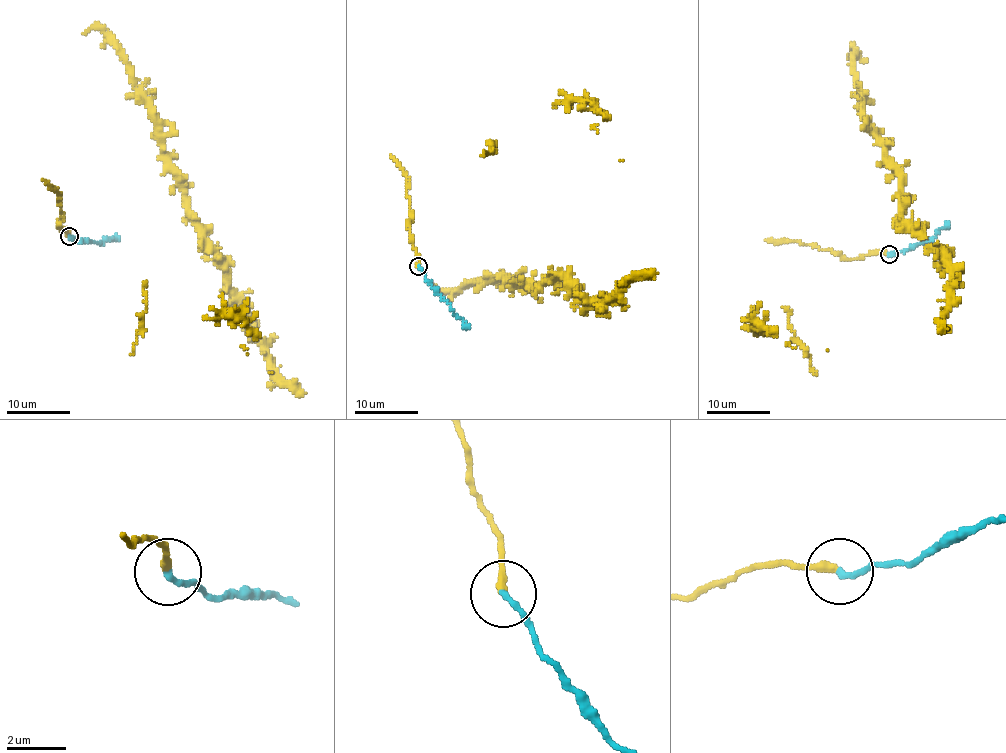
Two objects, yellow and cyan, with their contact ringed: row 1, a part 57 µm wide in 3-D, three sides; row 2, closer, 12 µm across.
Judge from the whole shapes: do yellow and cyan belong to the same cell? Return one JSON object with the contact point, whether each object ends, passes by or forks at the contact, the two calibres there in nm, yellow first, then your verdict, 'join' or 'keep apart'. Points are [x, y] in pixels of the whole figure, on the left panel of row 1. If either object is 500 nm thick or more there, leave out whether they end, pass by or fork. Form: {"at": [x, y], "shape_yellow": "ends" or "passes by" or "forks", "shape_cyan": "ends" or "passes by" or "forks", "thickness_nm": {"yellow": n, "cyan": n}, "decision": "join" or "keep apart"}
{"at": [69, 236], "shape_yellow": "ends", "shape_cyan": "ends", "thickness_nm": {"yellow": 280, "cyan": 200}, "decision": "join"}

